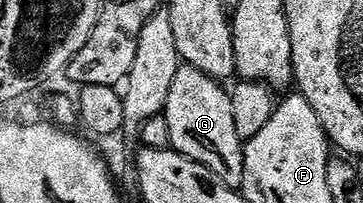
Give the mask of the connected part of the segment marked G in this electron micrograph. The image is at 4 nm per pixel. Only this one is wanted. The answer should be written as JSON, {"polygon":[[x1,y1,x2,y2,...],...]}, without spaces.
{"polygon":[[179,65,172,92,168,92,165,108,170,133,170,146,193,162,204,164,224,184,241,187,244,176,244,139,236,132,236,119,232,116,232,100,221,81,209,78,194,66]]}

